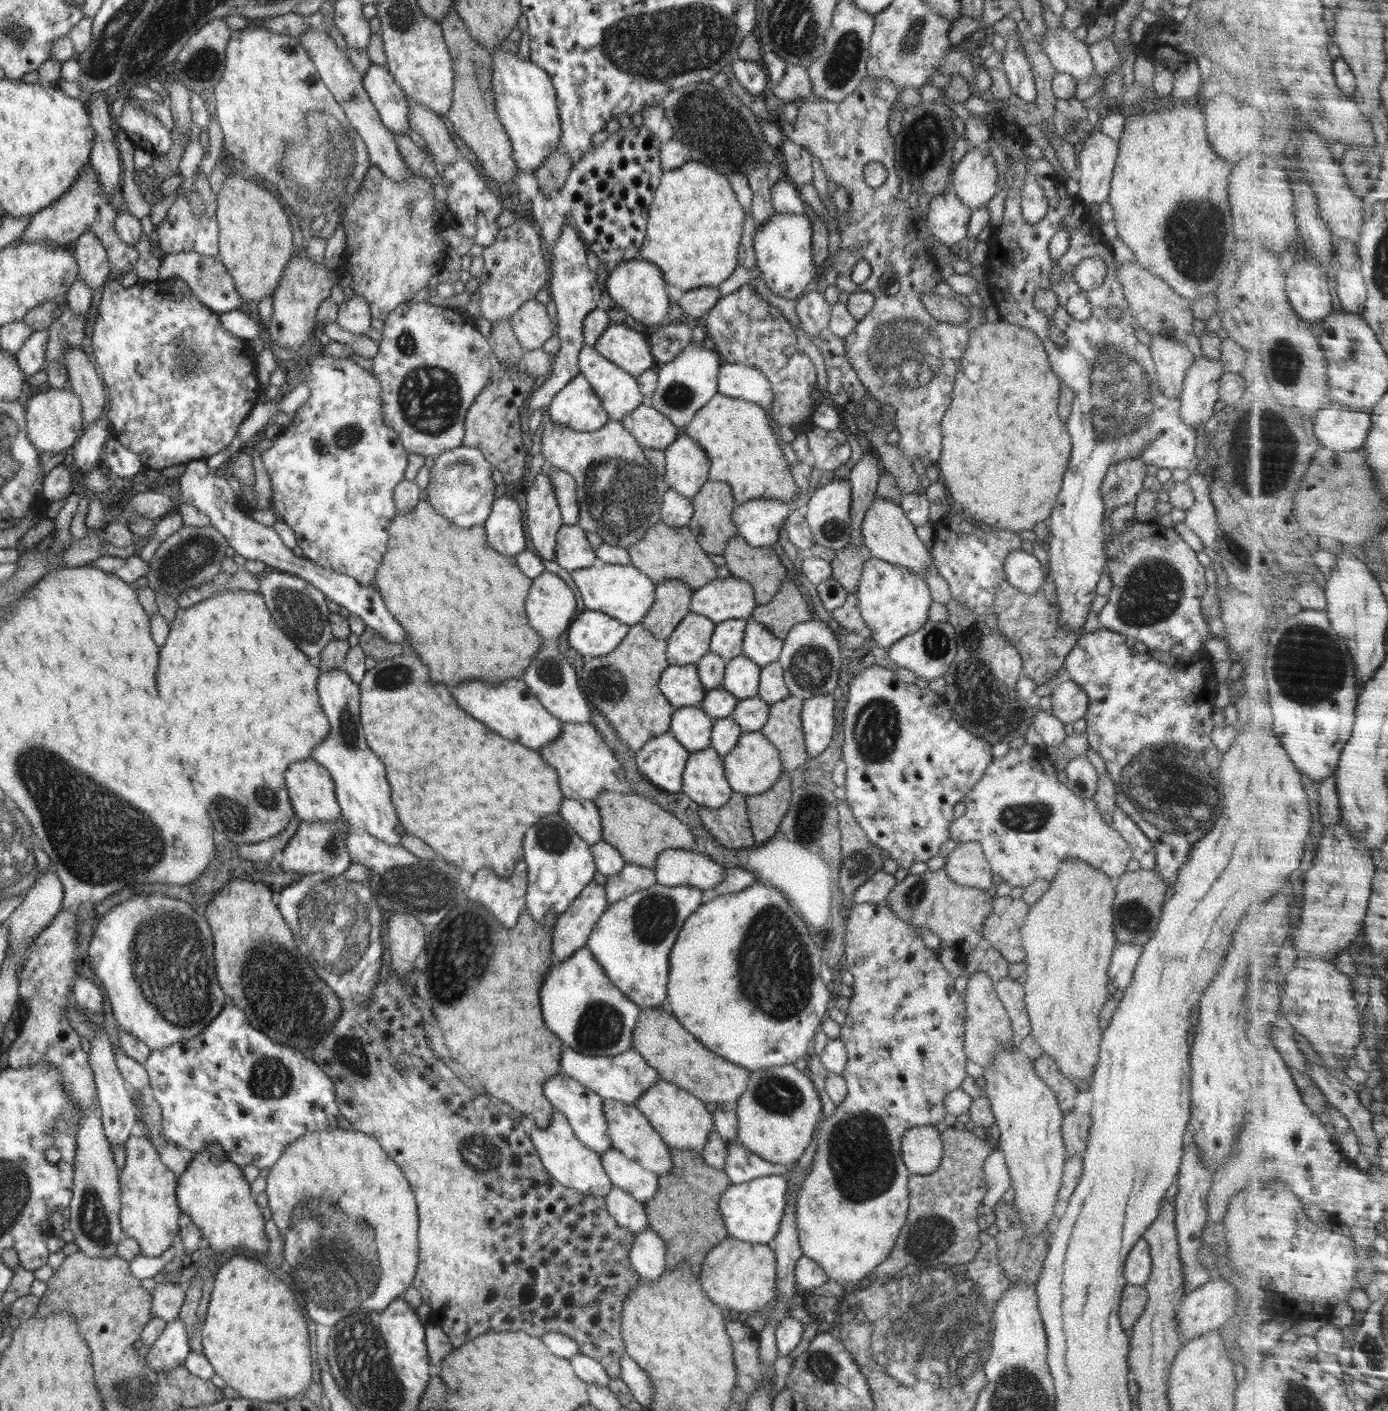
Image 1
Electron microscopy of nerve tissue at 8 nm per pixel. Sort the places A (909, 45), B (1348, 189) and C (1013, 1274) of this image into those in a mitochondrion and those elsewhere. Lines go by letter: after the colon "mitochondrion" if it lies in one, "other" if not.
A: mitochondrion
B: other
C: other

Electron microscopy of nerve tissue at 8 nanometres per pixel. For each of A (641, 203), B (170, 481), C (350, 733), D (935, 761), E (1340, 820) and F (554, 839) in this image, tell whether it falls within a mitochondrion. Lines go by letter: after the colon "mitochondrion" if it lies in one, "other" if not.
A: other
B: other
C: mitochondrion
D: other
E: other
F: mitochondrion

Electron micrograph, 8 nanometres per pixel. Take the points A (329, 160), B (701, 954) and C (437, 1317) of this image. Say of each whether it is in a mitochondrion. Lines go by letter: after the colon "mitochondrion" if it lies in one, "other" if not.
A: mitochondrion
B: other
C: other

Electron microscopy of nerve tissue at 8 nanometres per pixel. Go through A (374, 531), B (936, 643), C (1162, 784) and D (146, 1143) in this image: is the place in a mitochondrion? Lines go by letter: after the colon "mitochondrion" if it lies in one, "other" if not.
A: other
B: mitochondrion
C: mitochondrion
D: other

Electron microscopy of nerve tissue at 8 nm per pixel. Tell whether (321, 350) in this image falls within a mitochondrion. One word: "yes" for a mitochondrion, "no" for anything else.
no

